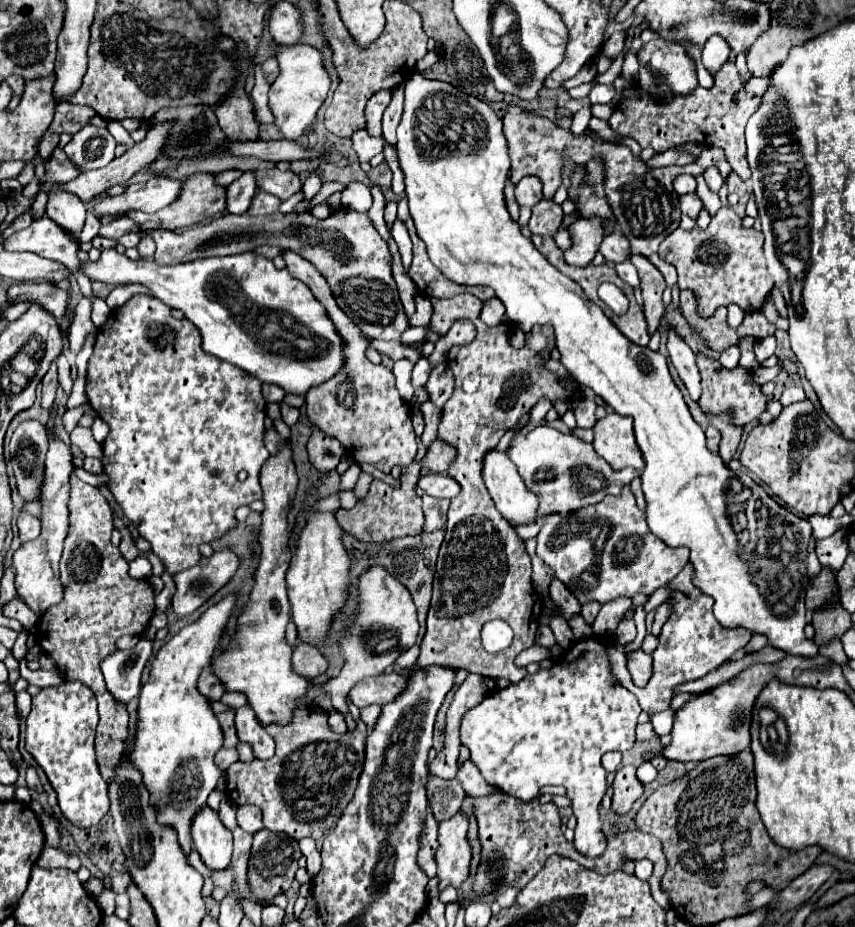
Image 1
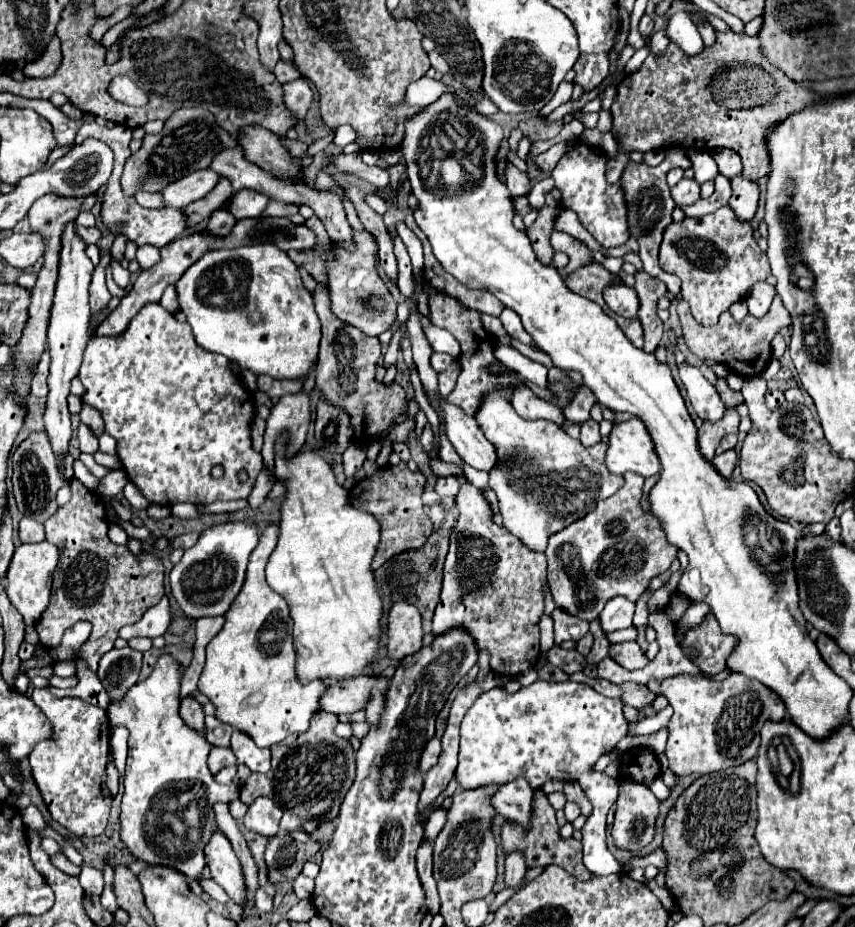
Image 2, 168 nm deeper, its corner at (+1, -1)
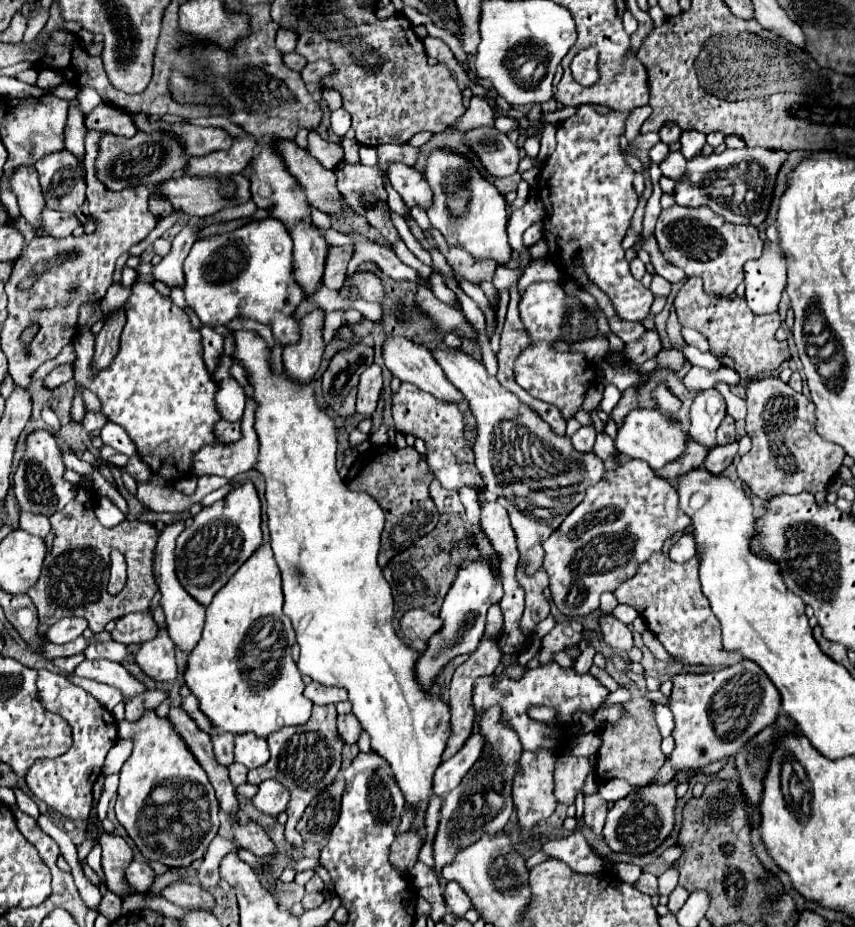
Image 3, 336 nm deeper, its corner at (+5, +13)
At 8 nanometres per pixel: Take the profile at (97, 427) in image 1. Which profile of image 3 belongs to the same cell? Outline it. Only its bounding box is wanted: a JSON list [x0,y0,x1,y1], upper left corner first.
[101,422,137,456]

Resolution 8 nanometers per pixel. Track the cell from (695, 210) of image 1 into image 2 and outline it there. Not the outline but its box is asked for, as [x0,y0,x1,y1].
[671,178,699,204]

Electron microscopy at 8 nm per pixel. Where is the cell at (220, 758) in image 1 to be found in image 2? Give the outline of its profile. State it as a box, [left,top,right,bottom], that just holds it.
[209,748,235,774]

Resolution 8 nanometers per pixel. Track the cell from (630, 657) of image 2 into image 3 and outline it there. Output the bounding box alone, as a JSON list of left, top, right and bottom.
[601,616,633,652]

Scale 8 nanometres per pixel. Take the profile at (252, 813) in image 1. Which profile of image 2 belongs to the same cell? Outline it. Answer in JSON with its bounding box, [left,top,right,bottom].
[243,798,283,836]

